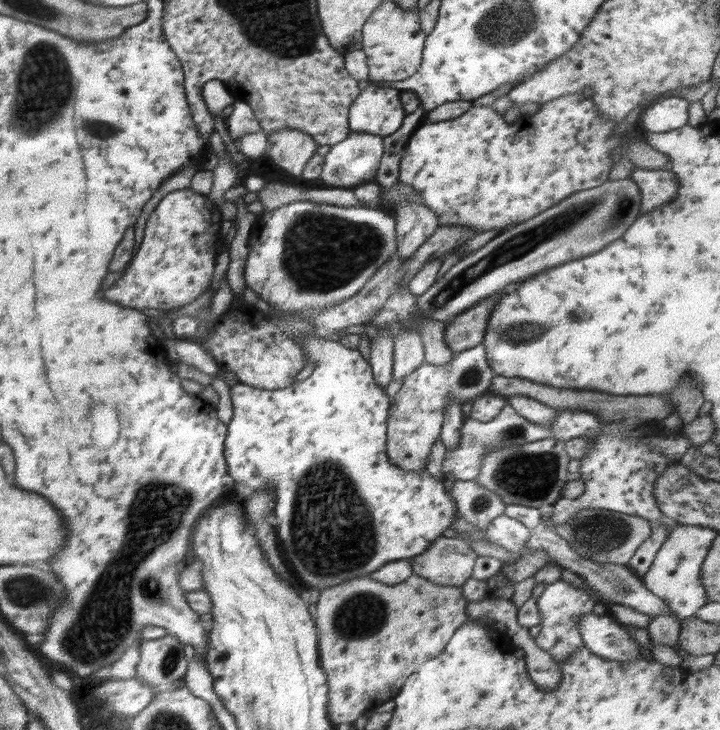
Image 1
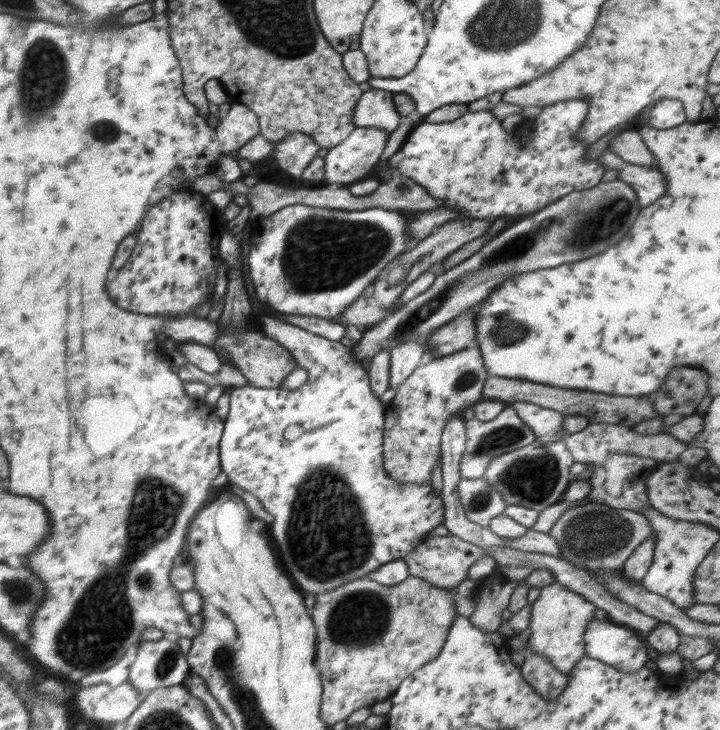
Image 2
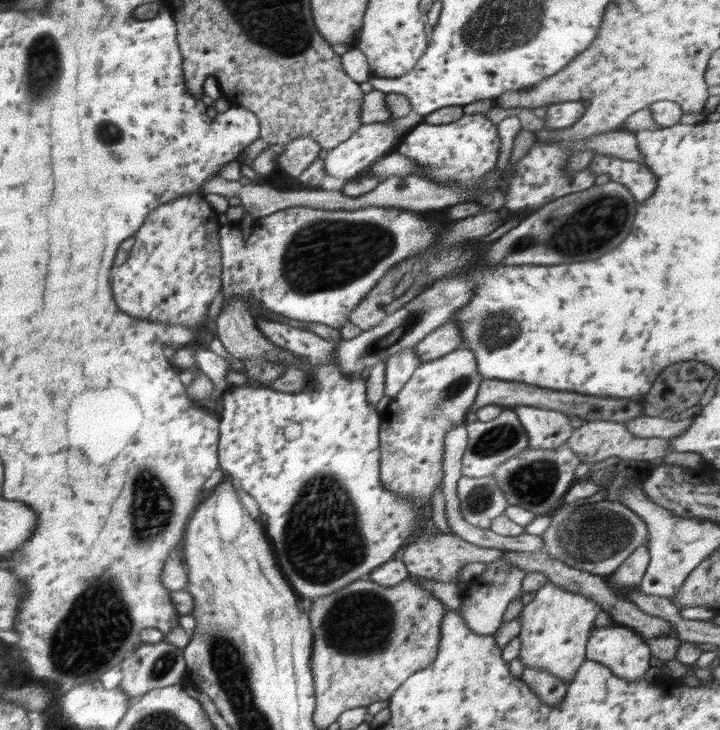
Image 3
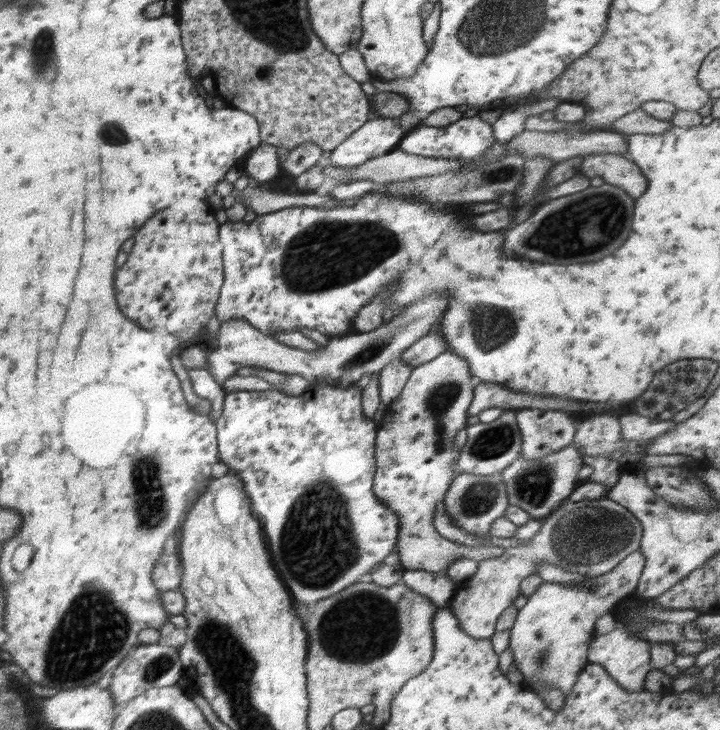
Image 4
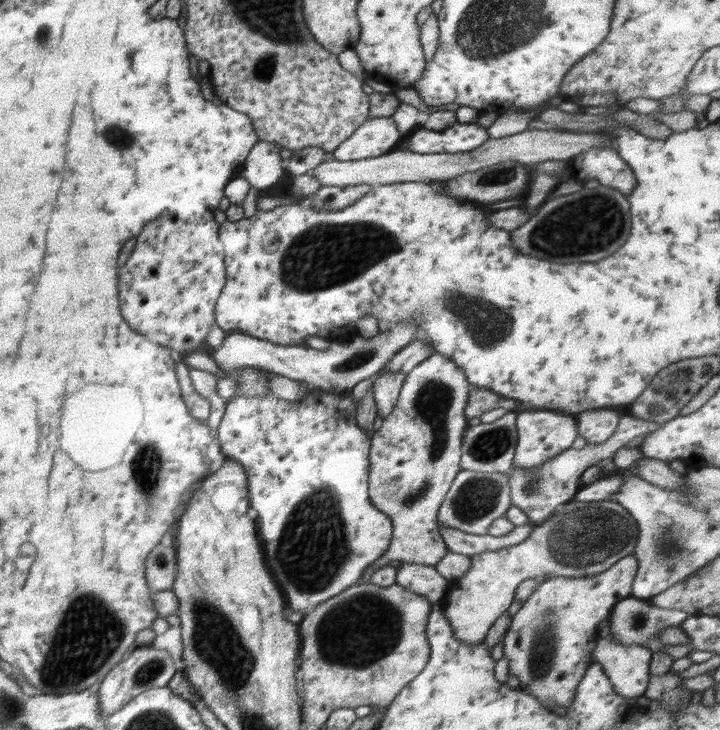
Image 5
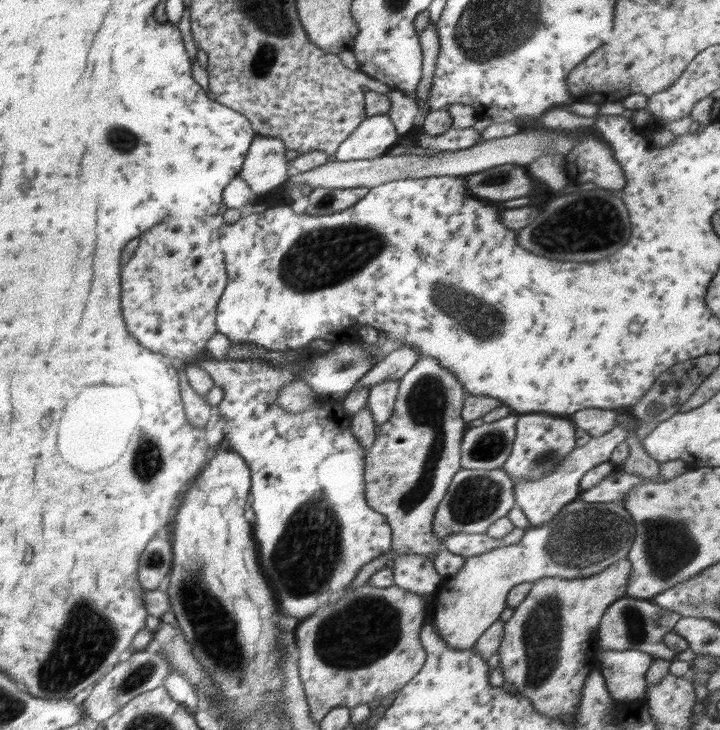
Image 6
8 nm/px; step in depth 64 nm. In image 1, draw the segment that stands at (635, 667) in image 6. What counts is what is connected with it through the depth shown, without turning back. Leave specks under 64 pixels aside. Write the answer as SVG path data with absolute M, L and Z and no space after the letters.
M592 611L579 616L579 631L585 646L592 654L629 662L645 651L609 613L596 615Z

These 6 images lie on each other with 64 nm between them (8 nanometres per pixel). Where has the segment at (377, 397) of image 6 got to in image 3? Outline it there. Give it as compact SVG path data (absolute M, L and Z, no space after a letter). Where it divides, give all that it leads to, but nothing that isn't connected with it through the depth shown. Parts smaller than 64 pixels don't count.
M414 348L404 349L386 360L386 382L383 396L393 399L404 384L412 377L421 362Z

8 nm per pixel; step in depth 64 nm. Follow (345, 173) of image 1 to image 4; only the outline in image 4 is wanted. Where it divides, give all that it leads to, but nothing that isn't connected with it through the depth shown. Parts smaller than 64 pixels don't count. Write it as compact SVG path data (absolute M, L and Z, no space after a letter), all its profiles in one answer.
M368 119L368 122L332 150L327 163L343 169L359 167L367 160L392 151L405 135L406 132L400 128L396 119Z

